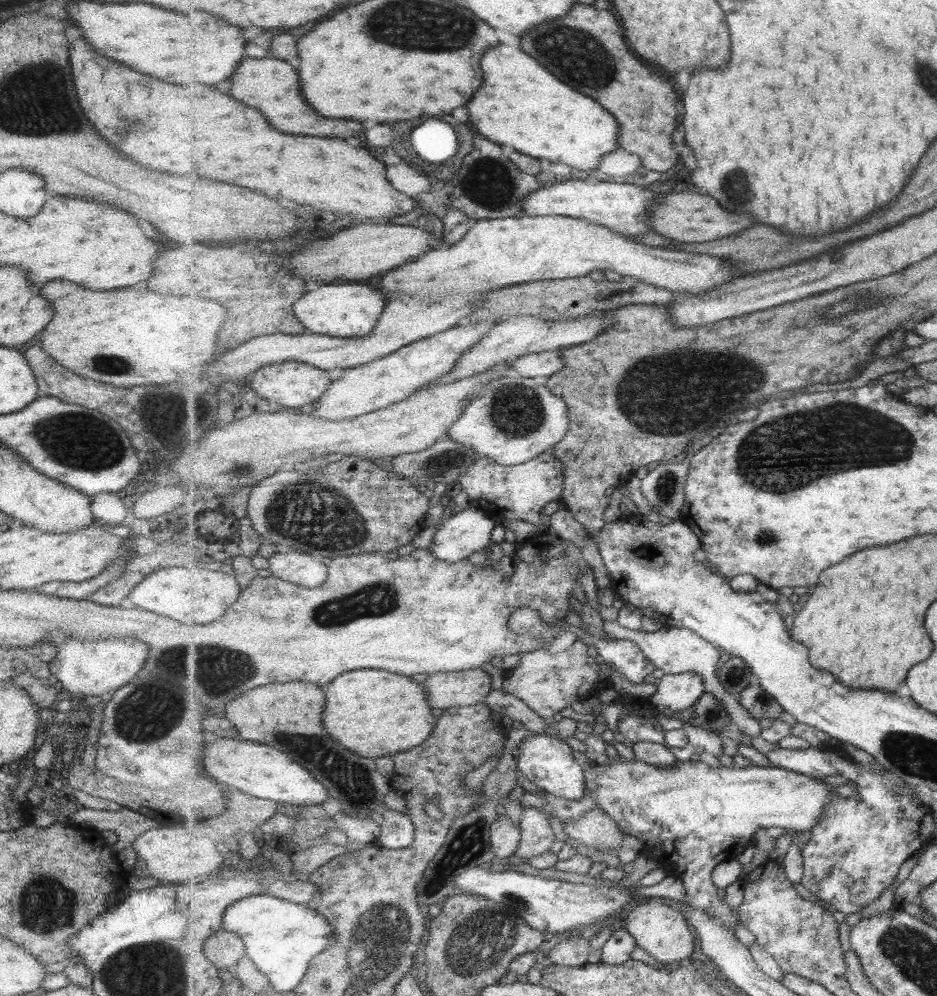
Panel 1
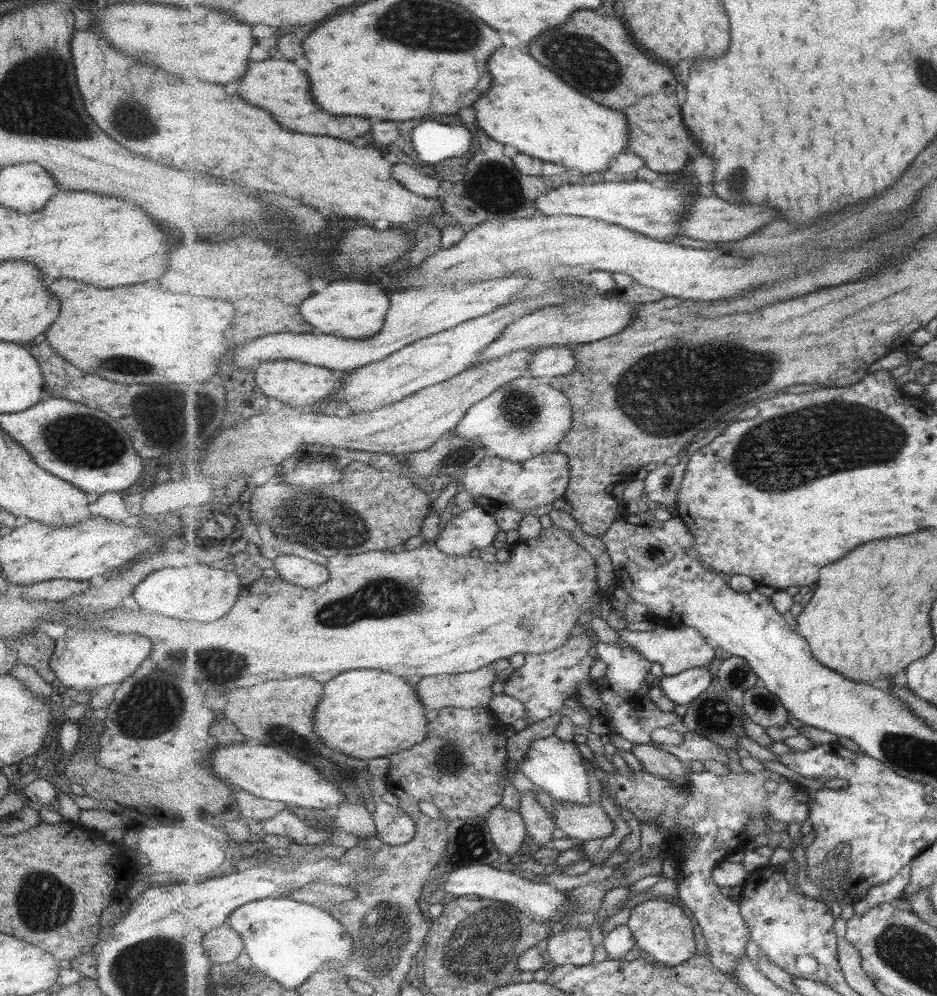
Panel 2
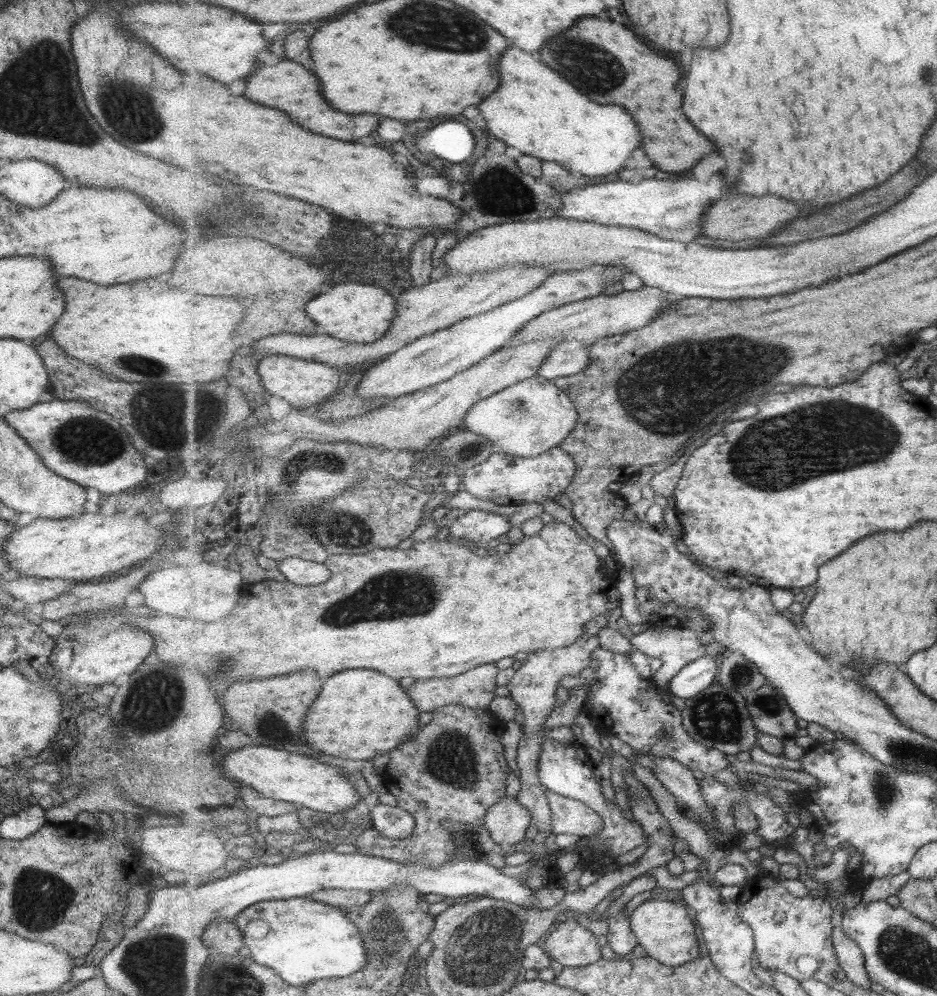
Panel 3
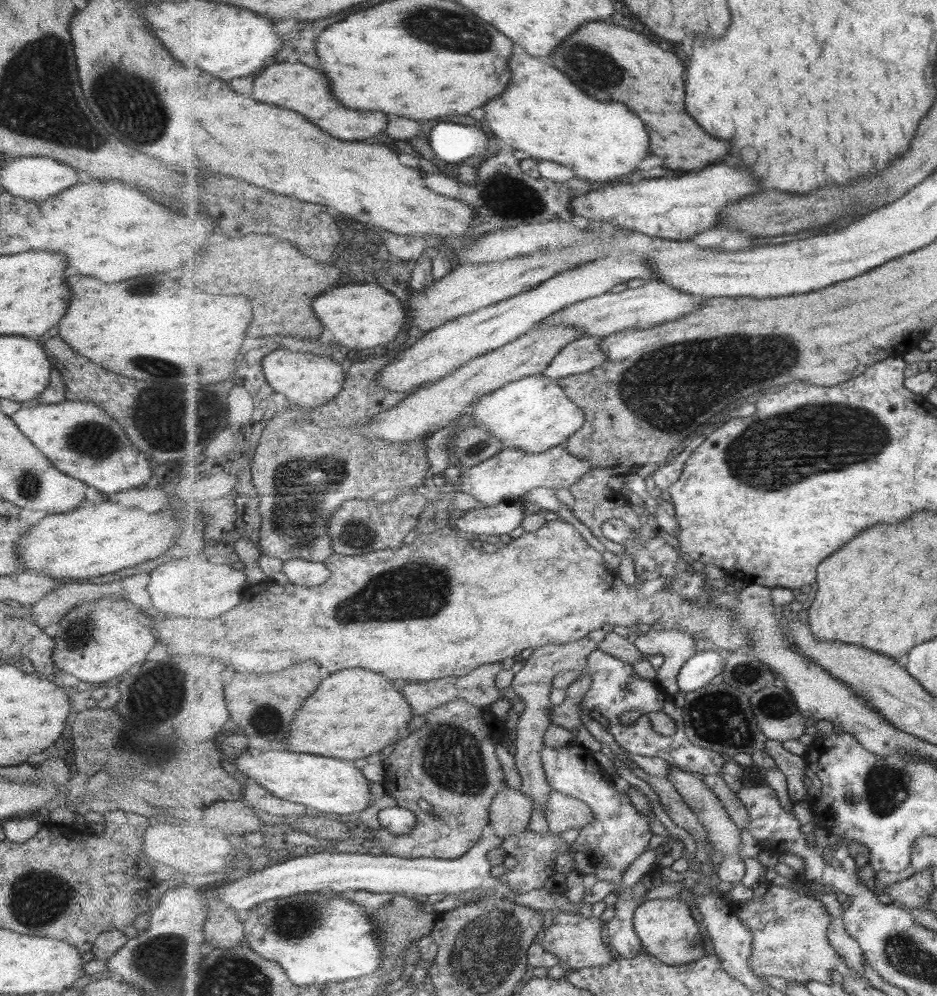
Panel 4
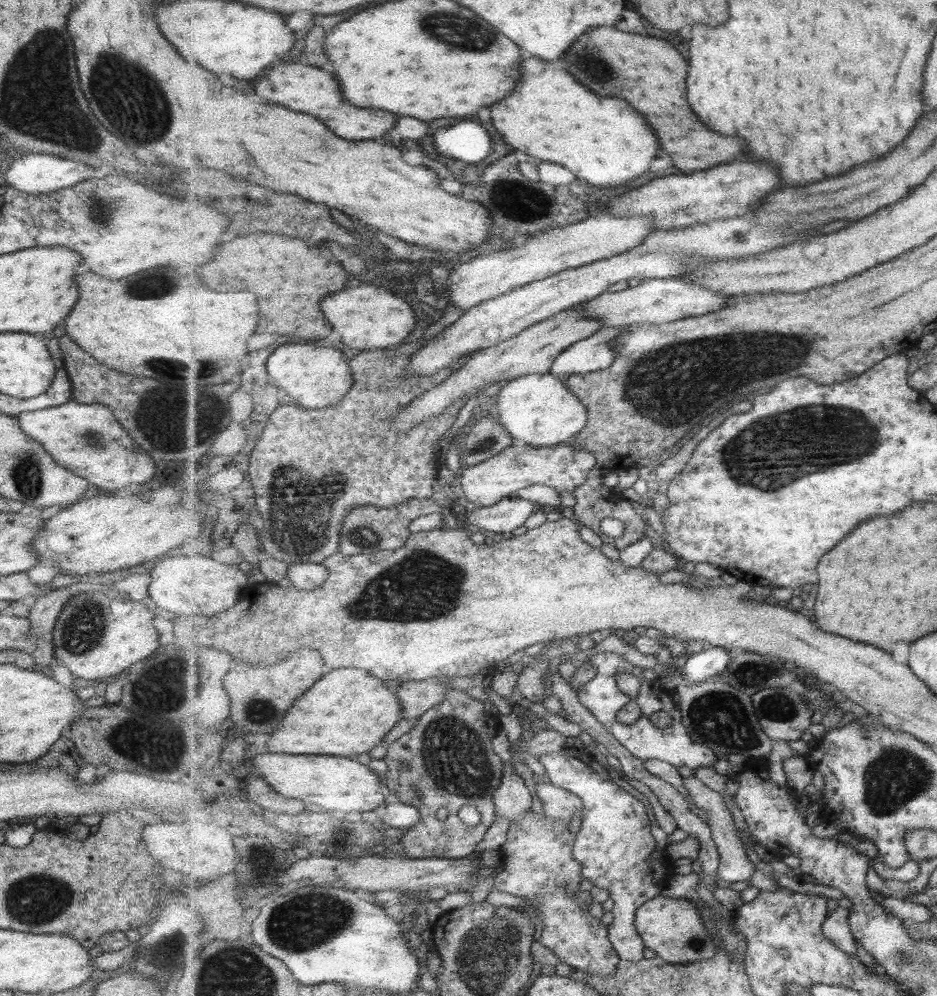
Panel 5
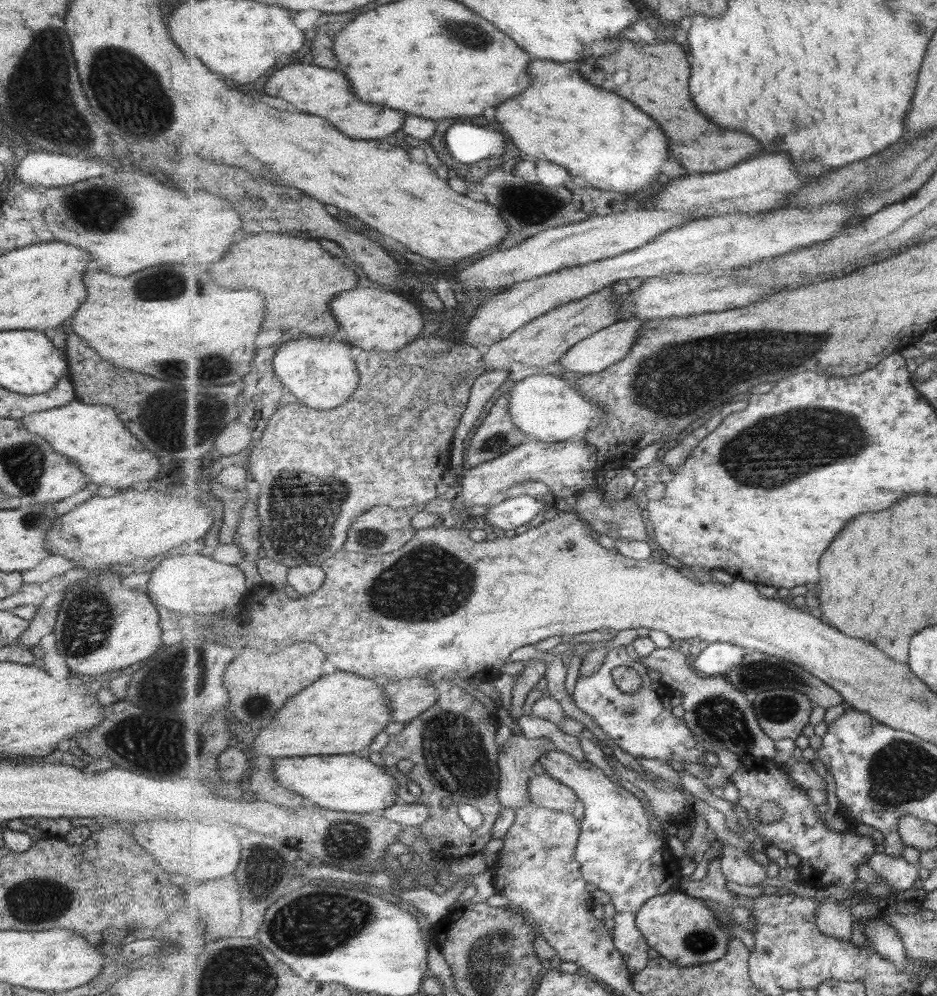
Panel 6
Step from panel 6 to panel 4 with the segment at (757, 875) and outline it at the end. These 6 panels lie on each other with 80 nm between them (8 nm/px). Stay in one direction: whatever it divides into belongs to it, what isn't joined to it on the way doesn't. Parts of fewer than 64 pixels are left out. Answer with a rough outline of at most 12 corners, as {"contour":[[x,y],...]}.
{"contour":[[672,765],[666,776],[707,829],[716,881],[745,876],[742,830],[715,792]]}

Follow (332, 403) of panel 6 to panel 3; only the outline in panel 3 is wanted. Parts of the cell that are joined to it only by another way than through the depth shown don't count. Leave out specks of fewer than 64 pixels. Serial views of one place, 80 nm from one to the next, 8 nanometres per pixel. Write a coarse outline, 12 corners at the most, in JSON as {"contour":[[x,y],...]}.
{"contour":[[283,354],[262,359],[263,387],[293,406],[335,396],[341,368]]}

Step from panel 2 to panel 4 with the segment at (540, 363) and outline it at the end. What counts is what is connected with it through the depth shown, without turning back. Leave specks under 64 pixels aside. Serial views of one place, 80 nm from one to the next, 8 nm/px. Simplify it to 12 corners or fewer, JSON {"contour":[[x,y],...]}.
{"contour":[[583,336],[557,353],[544,374],[561,379],[603,366],[605,336]]}

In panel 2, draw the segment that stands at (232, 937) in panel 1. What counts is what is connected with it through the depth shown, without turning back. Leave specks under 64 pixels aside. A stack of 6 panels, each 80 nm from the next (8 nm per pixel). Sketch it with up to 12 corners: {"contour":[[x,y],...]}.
{"contour":[[229,922],[204,936],[213,963],[235,962],[246,952],[243,937]]}

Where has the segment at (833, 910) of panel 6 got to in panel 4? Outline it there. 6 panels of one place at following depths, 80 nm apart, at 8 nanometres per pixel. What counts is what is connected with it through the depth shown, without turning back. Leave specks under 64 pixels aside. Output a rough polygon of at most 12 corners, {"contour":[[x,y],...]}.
{"contour":[[841,916],[828,937],[851,970],[864,977],[864,950]]}

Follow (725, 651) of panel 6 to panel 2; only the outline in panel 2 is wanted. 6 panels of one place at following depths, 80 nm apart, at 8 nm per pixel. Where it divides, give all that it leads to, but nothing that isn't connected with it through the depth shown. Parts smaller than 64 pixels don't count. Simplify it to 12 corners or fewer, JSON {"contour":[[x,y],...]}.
{"contour":[[708,666],[661,676],[659,687],[687,707],[711,686]]}

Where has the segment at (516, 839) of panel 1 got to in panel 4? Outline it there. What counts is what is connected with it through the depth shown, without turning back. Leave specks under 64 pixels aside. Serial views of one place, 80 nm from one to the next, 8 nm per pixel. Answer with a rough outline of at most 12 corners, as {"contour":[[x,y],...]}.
{"contour":[[505,787],[493,801],[489,828],[503,839],[531,822],[532,798]]}

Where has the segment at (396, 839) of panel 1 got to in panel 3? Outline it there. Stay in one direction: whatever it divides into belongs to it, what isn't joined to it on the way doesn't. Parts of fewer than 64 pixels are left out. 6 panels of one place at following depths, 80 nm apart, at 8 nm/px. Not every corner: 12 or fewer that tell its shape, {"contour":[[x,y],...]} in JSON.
{"contour":[[379,803],[373,826],[389,839],[408,838],[416,818],[398,804]]}

